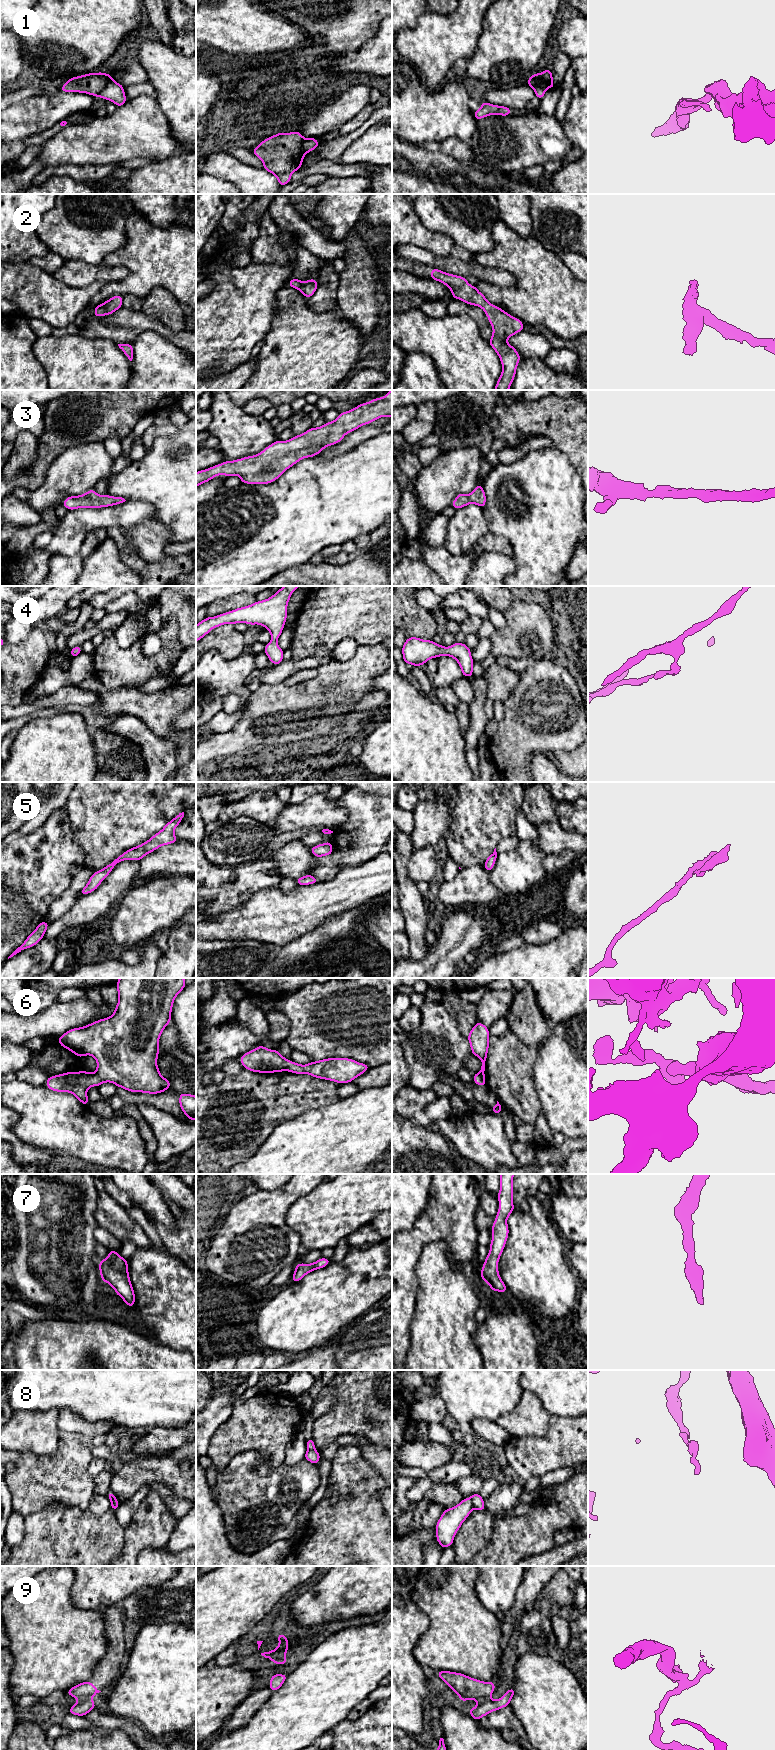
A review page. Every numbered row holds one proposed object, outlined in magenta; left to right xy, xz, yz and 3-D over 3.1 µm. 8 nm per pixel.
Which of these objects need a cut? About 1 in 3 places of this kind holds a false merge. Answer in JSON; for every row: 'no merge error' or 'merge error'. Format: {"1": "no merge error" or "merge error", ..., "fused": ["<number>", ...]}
{"1": "merge error", "2": "no merge error", "3": "no merge error", "4": "no merge error", "5": "no merge error", "6": "no merge error", "7": "no merge error", "8": "merge error", "9": "merge error", "fused": ["1", "8", "9"]}

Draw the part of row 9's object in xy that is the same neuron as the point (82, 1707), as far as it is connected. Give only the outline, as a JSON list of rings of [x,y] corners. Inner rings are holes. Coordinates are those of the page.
[[[84,1698],[78,1700],[73,1706],[69,1708],[69,1713],[77,1716],[85,1716],[91,1710],[95,1709],[96,1705],[92,1698]]]

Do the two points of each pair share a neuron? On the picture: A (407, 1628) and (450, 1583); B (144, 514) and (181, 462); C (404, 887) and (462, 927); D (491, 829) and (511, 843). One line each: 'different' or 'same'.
A: different
B: different
C: different
D: different

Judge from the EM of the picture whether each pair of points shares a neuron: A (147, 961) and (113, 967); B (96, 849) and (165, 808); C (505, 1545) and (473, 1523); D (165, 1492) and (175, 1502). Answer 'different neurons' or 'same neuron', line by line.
A: same neuron
B: same neuron
C: different neurons
D: same neuron

